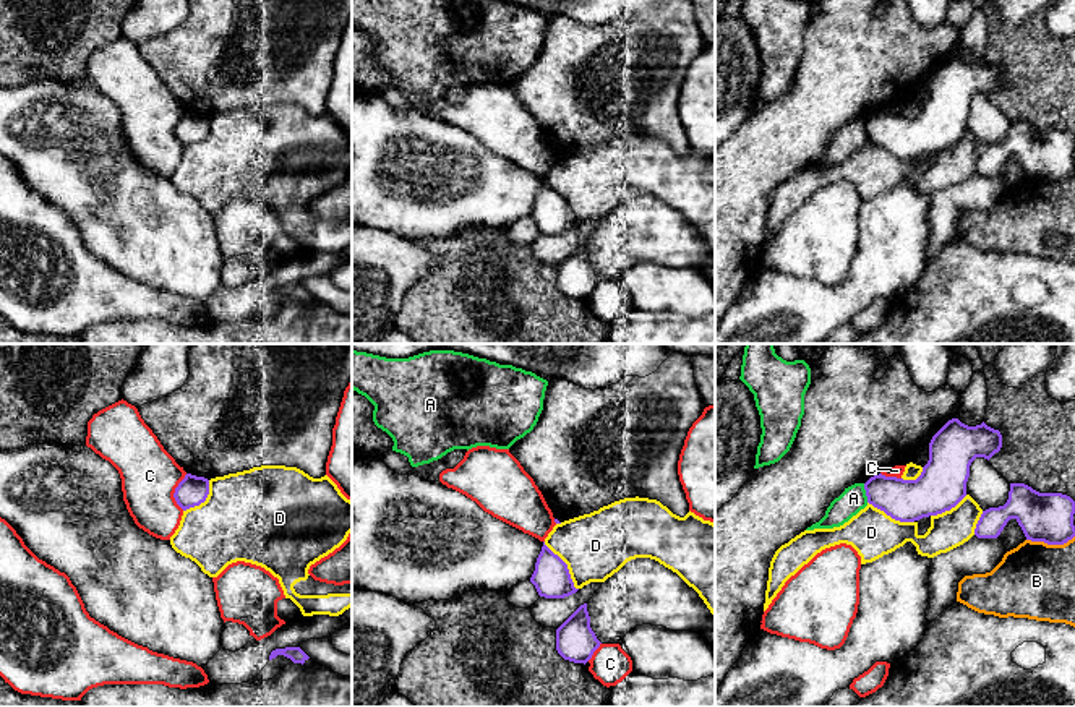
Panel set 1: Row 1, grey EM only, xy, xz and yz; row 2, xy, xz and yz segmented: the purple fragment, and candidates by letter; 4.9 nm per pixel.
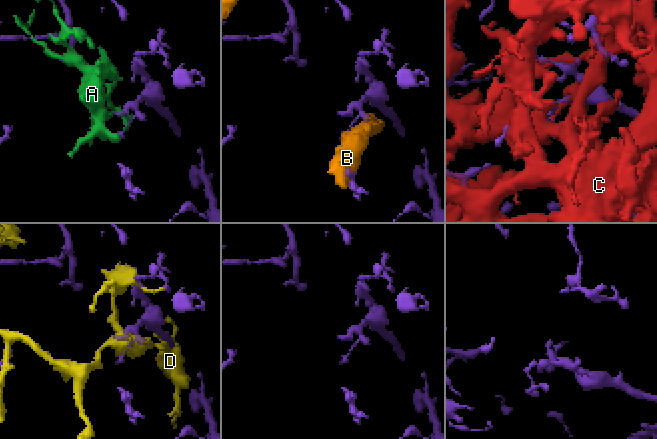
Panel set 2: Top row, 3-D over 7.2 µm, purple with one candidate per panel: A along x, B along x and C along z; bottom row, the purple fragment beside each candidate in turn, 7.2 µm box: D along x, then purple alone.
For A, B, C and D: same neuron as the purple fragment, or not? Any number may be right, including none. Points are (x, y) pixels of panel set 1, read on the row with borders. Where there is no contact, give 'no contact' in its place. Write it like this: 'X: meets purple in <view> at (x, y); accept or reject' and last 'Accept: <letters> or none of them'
A: meets purple in yz at (866, 493); reject
B: meets purple in yz at (1049, 544); reject
C: meets purple in xy at (175, 492); reject
D: meets purple in xz at (566, 566); reject
Accept: none of them

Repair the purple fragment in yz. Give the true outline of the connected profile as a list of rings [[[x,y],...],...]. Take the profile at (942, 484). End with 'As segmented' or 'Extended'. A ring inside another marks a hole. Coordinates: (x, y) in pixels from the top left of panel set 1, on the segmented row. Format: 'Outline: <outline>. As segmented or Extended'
Outline: [[[952,418],[932,436],[929,461],[921,475],[916,480],[885,477],[882,473],[871,477],[864,483],[867,503],[900,522],[914,522],[950,511],[966,496],[971,462],[976,457],[989,461],[1000,448],[1002,435],[999,430],[987,426],[984,422],[968,426],[958,418]]]. As segmented

